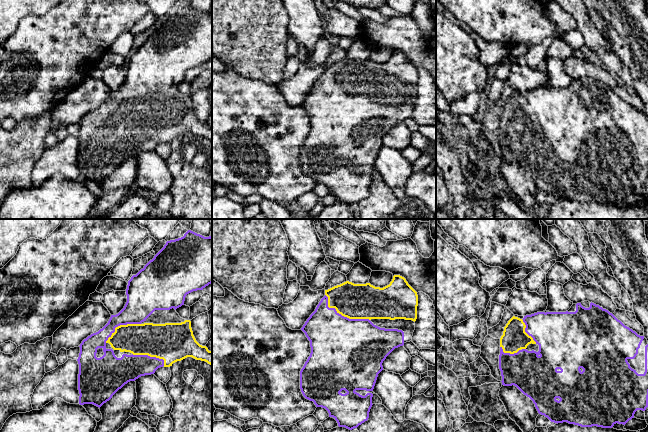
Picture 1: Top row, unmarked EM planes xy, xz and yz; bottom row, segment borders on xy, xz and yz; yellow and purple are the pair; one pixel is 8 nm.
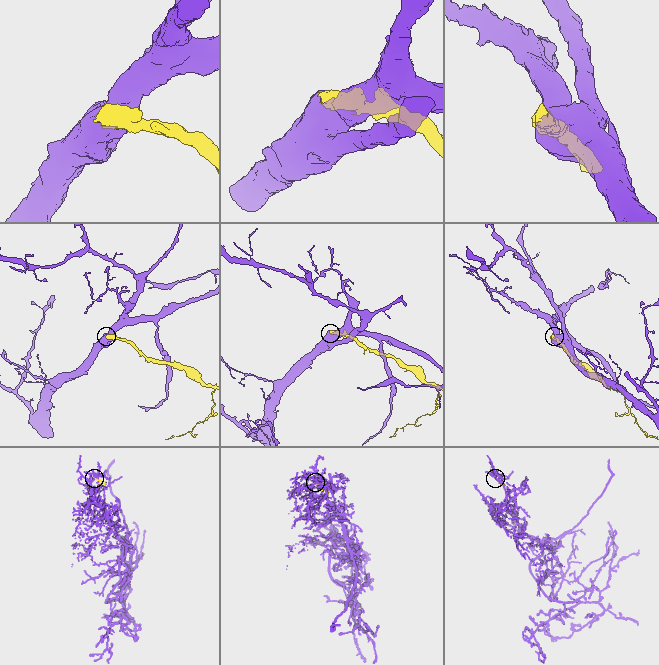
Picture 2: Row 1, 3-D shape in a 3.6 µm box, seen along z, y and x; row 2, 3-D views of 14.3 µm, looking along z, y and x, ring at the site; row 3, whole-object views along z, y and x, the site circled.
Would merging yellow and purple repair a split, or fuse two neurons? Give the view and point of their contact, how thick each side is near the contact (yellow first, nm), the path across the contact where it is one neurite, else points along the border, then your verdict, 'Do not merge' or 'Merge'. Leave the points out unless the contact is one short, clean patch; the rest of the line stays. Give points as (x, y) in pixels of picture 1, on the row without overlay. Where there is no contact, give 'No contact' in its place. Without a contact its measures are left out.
Touches yellow at xz (343, 91). Thickness 280 nm (yellow) against 480 nm. Merge

